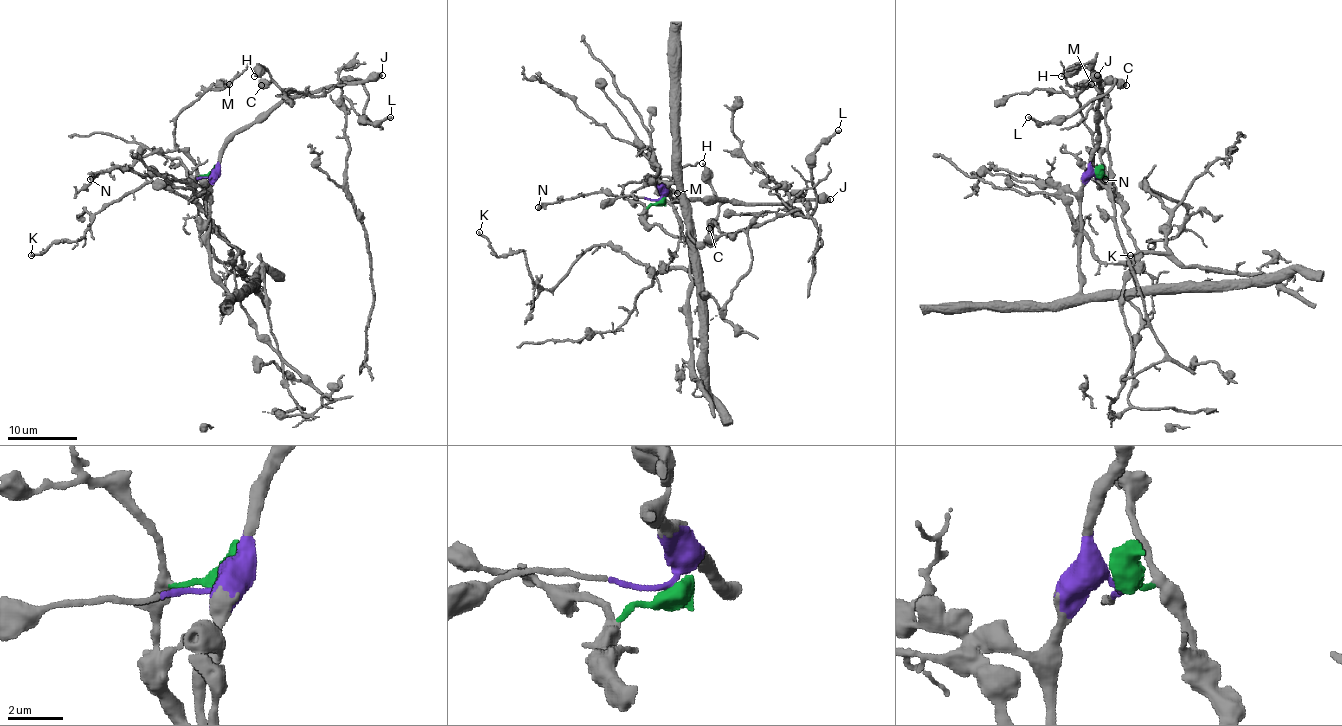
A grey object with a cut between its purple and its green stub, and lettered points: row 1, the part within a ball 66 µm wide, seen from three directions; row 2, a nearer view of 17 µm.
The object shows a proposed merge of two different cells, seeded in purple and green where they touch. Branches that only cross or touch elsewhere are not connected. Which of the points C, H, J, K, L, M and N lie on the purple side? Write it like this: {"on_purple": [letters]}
{"on_purple": ["C", "H", "J", "L"]}

